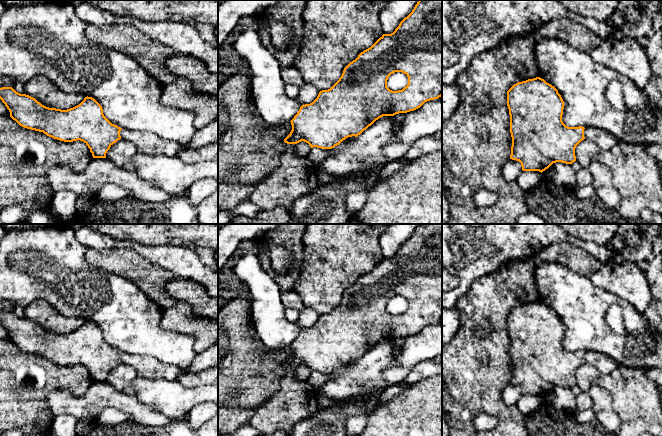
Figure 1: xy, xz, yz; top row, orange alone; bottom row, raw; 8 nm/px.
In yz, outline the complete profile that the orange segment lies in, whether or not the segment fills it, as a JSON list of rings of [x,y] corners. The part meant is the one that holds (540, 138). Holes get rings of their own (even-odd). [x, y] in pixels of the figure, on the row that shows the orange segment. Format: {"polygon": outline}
{"polygon": [[[540,77],[518,82],[507,91],[507,106],[512,137],[510,159],[519,161],[523,171],[542,173],[553,163],[576,161],[575,148],[585,139],[585,128],[568,127],[563,123],[564,101],[554,86]]]}

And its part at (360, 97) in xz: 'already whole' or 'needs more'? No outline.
already whole

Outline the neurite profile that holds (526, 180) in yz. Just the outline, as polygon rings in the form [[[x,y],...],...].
[[[522,171],[516,181],[523,192],[527,192],[537,186],[542,180],[542,173],[539,171]]]

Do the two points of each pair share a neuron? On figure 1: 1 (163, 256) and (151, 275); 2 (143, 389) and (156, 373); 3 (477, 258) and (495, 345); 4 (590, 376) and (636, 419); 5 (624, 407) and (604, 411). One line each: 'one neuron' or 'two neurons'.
1: two neurons
2: two neurons
3: two neurons
4: one neuron
5: two neurons

